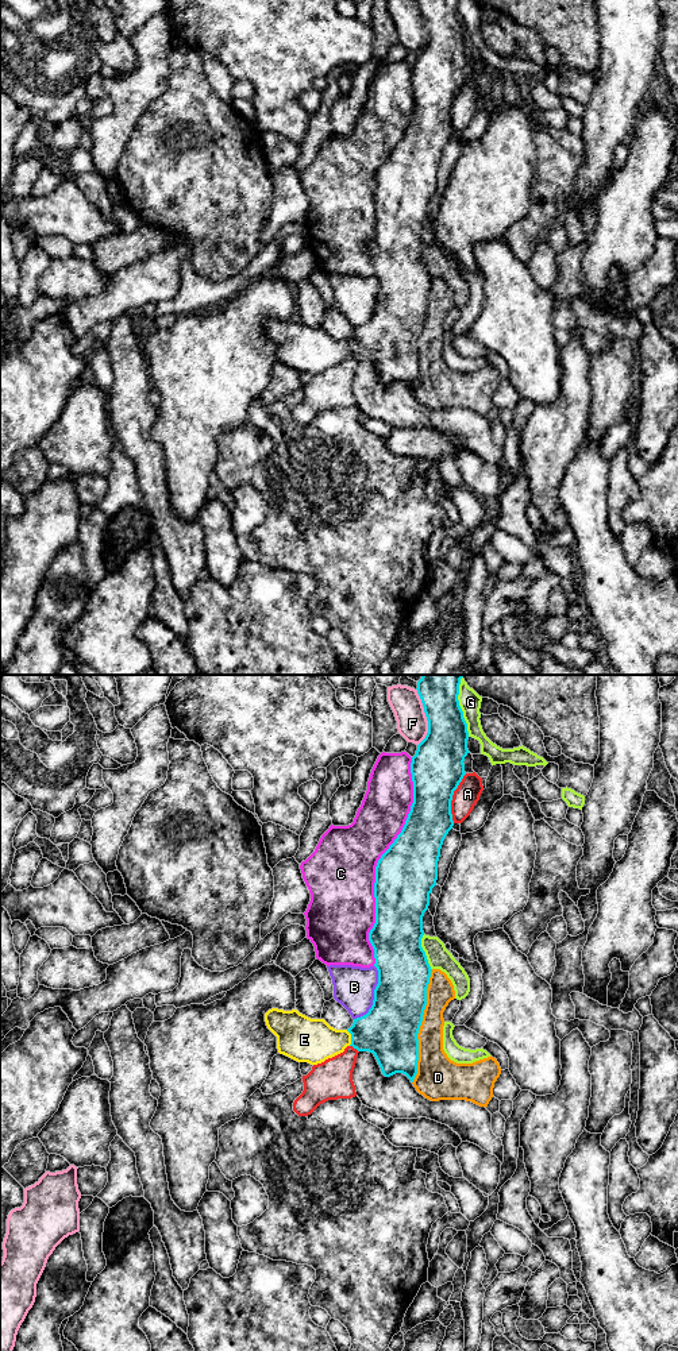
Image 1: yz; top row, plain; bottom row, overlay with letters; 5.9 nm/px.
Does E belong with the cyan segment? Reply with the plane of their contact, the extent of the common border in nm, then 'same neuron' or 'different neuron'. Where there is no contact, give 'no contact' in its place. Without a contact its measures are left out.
yz | 100 nm | same neuron

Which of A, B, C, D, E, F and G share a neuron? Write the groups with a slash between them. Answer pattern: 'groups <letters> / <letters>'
groups A / B / C / D / E / F / G

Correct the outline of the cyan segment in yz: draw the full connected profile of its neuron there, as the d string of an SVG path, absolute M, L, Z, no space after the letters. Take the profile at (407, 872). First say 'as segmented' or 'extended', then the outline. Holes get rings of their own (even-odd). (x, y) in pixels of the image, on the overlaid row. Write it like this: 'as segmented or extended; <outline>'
extended; M423 675L417 682L428 721L428 733L412 757L413 803L401 833L381 856L375 866L375 923L369 933L374 949L378 984L369 1012L354 1019L347 1030L336 1030L324 1019L311 1019L297 1010L271 1008L265 1014L267 1028L277 1037L277 1049L297 1062L317 1065L353 1046L373 1053L385 1077L405 1074L413 1082L417 1074L417 1034L427 1005L431 966L421 947L423 916L429 893L438 880L440 849L454 826L451 800L462 781L467 749L467 723L459 706L459 684L463 675Z

